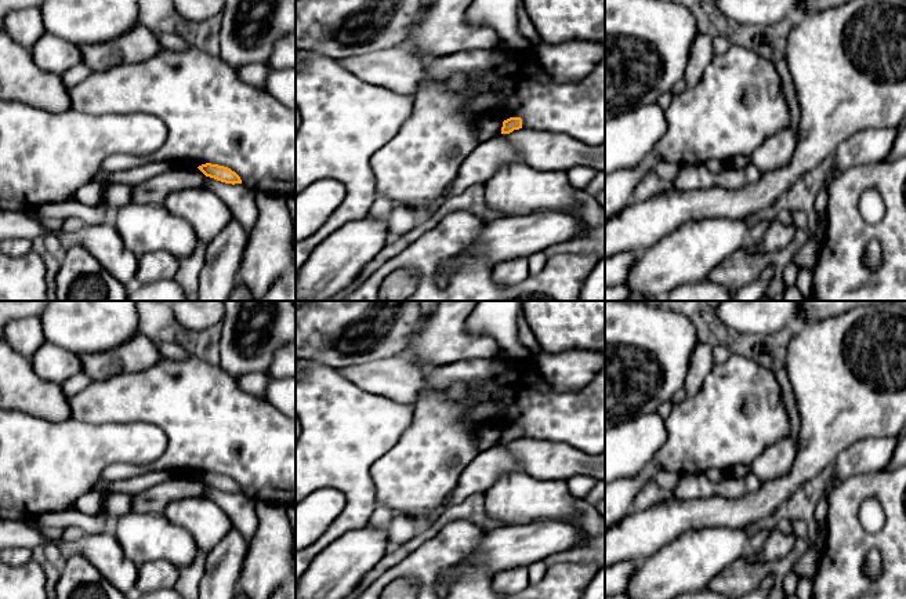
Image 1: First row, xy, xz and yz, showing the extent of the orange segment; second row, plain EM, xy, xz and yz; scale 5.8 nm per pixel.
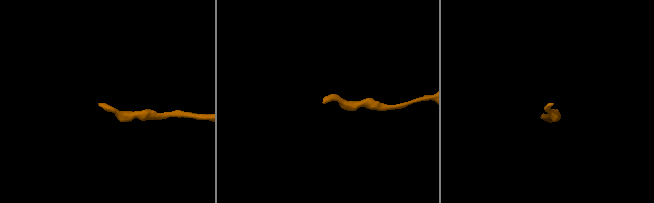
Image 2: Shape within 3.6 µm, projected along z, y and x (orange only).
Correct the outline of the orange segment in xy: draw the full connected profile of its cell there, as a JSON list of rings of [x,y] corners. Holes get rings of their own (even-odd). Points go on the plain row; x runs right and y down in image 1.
[[[206,472],[197,476],[206,486],[214,487],[225,493],[242,493],[240,486],[228,476]]]

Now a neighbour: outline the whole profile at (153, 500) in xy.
[[[178,476],[157,483],[131,495],[131,511],[137,513],[162,513],[175,500],[204,495],[204,483],[197,478]]]

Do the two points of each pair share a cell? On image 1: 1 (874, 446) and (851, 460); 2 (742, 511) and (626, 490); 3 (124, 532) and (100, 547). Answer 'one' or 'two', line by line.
1: one
2: two
3: two

